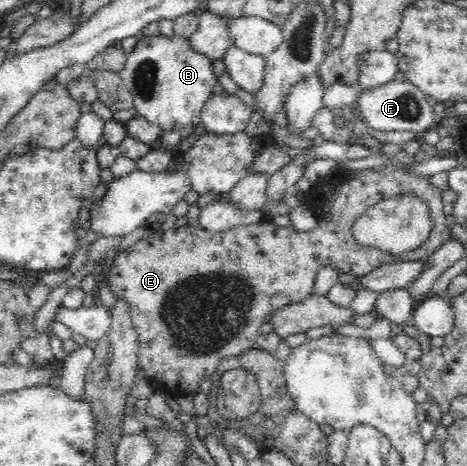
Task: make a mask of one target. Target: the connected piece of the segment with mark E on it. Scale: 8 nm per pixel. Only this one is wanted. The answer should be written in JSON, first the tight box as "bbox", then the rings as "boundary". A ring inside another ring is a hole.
{"bbox":[108,163,451,397],"boundary":[[[390,163],[379,169],[365,168],[364,170],[353,170],[357,172],[355,178],[349,178],[348,172],[340,173],[339,175],[334,175],[329,173],[323,180],[316,182],[314,187],[320,187],[321,191],[331,194],[332,189],[335,190],[334,197],[331,199],[331,208],[327,205],[327,213],[317,214],[318,215],[318,225],[312,231],[297,231],[291,227],[281,227],[275,225],[268,219],[263,219],[257,224],[249,224],[245,226],[235,226],[232,229],[221,231],[221,232],[211,232],[208,231],[203,225],[195,228],[192,225],[184,225],[180,227],[172,227],[168,230],[161,231],[157,230],[152,235],[147,238],[138,240],[133,243],[130,247],[125,250],[118,252],[114,258],[113,263],[108,272],[108,280],[110,284],[110,290],[119,297],[123,297],[129,305],[129,315],[131,315],[131,322],[135,327],[138,336],[138,367],[140,372],[145,374],[147,381],[149,381],[150,386],[155,392],[161,392],[163,394],[170,394],[173,397],[182,397],[188,395],[195,395],[197,392],[201,392],[201,382],[205,378],[213,376],[216,372],[216,368],[222,358],[230,356],[239,356],[241,353],[247,352],[249,349],[256,348],[255,342],[258,338],[259,328],[262,324],[269,323],[271,321],[271,316],[275,314],[275,311],[279,310],[290,304],[295,304],[296,302],[302,301],[311,294],[311,290],[315,288],[315,275],[321,266],[331,266],[335,271],[355,275],[356,277],[363,276],[368,272],[374,271],[375,268],[381,266],[382,264],[394,263],[395,261],[426,261],[439,247],[443,246],[445,242],[449,241],[451,237],[451,227],[447,226],[447,218],[445,217],[448,208],[441,201],[441,190],[434,188],[430,182],[429,177],[425,175],[413,175],[412,172],[407,172],[404,165],[401,163]],[[415,193],[423,202],[429,205],[429,211],[434,221],[434,227],[432,228],[430,237],[415,250],[409,252],[403,252],[399,254],[397,258],[394,256],[389,256],[376,248],[371,248],[370,246],[361,246],[355,239],[352,233],[352,224],[373,204],[377,204],[380,200],[385,200],[385,198],[391,198],[395,194],[407,194]]]}

